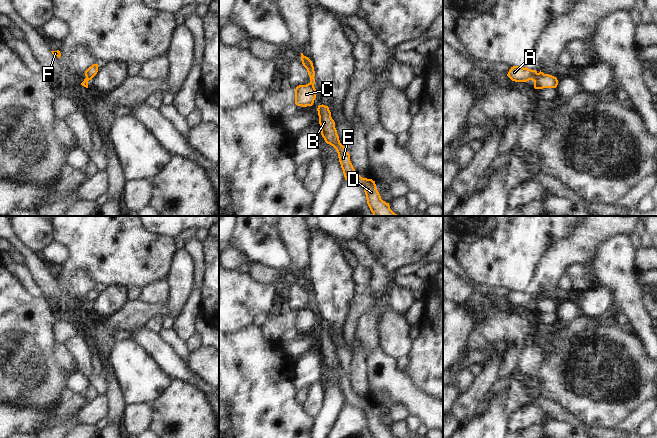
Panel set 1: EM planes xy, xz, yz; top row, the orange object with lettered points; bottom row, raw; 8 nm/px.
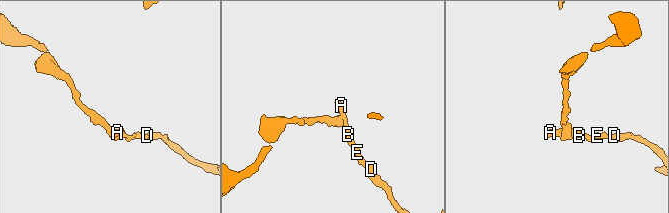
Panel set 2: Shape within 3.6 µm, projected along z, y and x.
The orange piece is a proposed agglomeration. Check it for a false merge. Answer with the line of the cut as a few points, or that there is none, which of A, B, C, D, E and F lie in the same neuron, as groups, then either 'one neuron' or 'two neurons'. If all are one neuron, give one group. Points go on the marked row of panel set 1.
cut in yz along (540, 71), (533, 80); A B D E / C F; two neurons

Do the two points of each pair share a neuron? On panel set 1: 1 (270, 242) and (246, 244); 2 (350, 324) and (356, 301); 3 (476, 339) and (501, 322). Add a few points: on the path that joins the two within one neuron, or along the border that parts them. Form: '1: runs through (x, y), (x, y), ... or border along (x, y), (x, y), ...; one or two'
1: runs through (264, 245), (252, 244); one
2: runs through (351, 318), (356, 307); one
3: border along (479, 330), (486, 340); two

